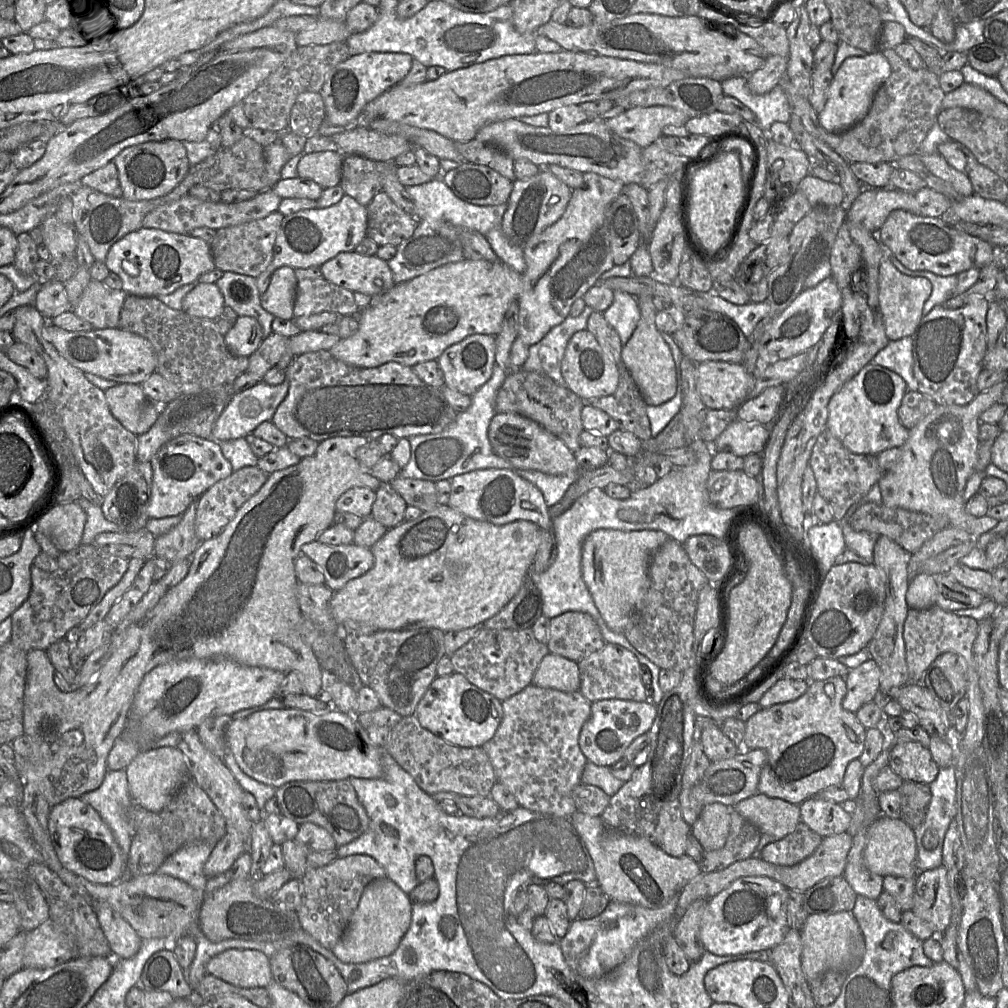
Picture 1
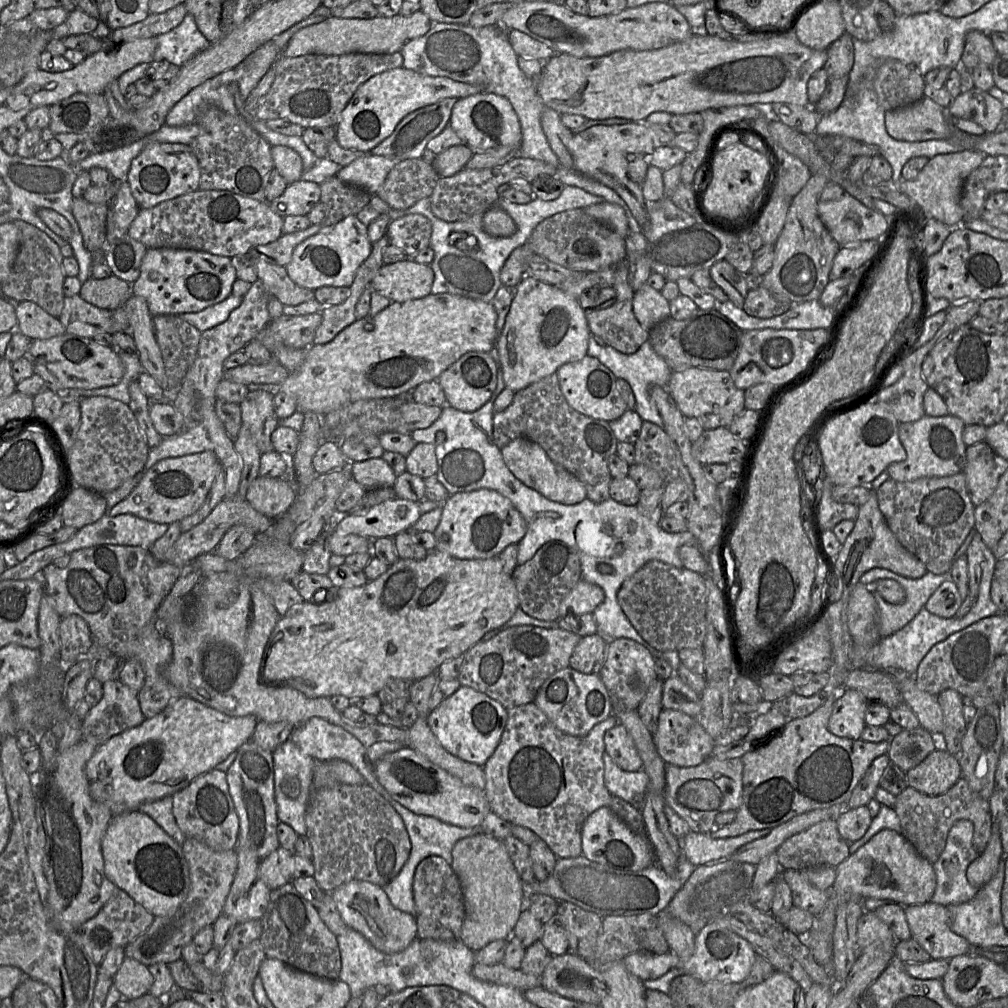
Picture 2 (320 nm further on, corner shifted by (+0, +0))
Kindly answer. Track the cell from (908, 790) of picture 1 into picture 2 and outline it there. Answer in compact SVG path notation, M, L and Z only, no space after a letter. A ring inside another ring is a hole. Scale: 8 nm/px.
M960 778L946 793L938 796L926 795L908 786L896 796L893 808L900 820L901 834L932 864L943 852L949 830L958 820L965 819L973 823L972 845L979 854L987 847L992 834L993 820L989 800L974 792L964 778Z

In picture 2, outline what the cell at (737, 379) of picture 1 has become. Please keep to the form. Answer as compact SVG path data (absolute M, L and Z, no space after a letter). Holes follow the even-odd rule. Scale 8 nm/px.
M698 367L673 371L667 389L682 414L685 417L698 419L705 430L729 427L732 421L746 409L745 390L736 387L730 371Z

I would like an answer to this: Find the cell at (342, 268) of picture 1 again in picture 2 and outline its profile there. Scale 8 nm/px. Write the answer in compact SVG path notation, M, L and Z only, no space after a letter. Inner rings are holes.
M413 259L384 264L373 280L373 291L392 302L405 302L431 294L434 272L430 265L416 263Z

